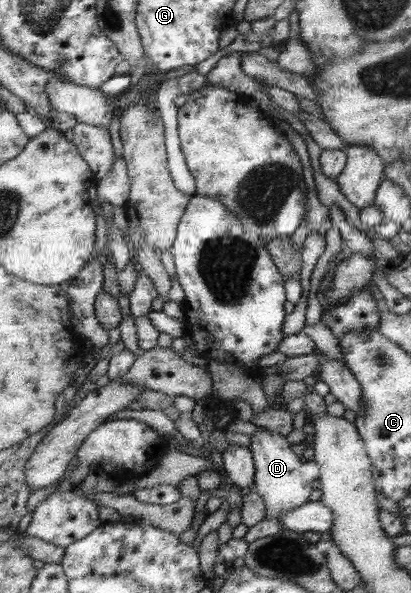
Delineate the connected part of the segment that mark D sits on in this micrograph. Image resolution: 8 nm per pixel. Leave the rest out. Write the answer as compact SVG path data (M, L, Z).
M268 430L252 433L250 451L253 453L256 475L252 488L264 500L268 517L276 517L291 509L299 508L309 500L315 484L304 481L300 469L302 461L293 453L288 439L281 434Z

